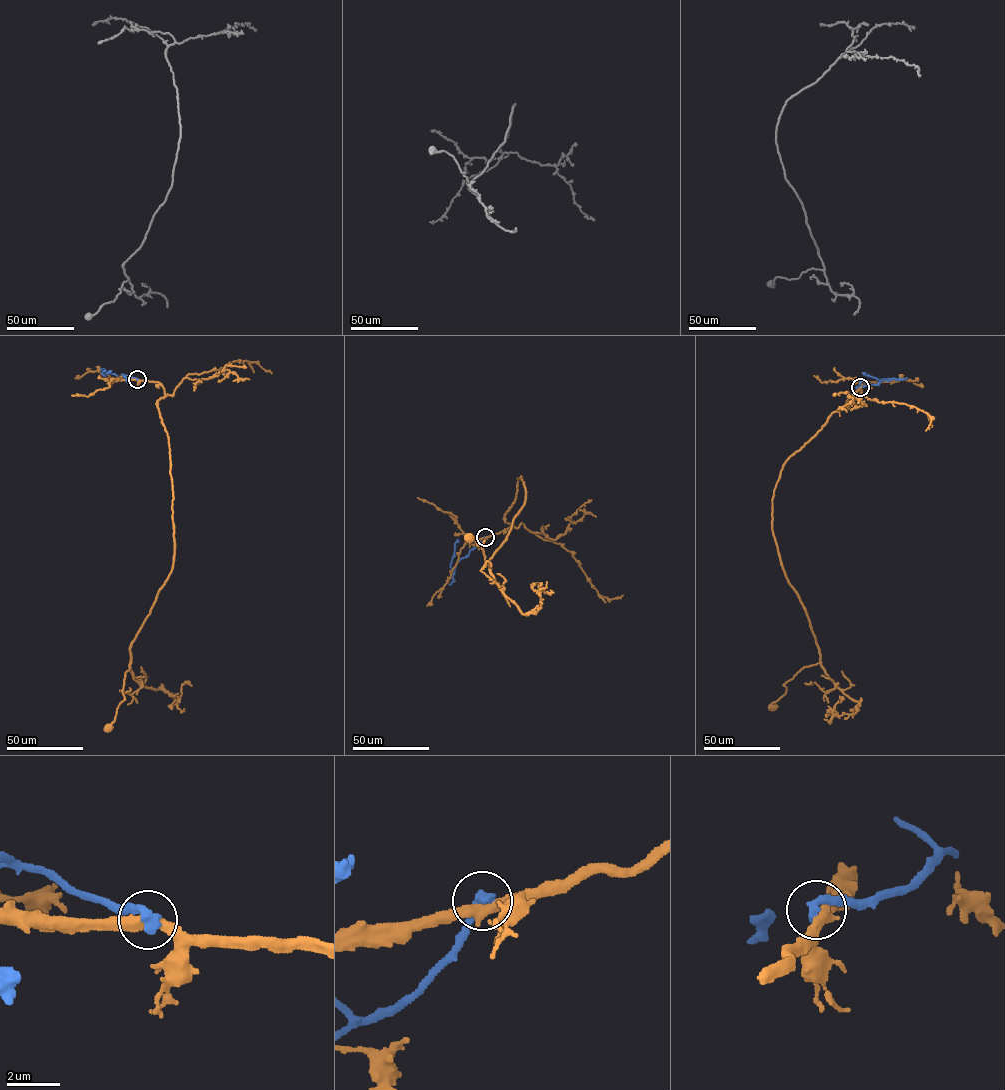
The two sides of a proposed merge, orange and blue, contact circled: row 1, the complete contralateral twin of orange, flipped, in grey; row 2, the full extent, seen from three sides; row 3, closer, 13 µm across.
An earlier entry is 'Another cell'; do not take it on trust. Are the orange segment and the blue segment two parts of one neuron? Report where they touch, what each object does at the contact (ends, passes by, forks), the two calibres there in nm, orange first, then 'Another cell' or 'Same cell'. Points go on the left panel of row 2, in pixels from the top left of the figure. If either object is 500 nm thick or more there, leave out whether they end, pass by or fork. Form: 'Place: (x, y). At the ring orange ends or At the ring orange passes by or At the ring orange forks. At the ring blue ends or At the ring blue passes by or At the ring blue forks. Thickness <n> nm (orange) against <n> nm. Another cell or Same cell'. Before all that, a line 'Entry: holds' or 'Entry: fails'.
Entry: holds
Place: (137, 379). At the ring orange passes by. At the ring blue ends. Thickness 400 nm (orange) against 440 nm. Another cell

